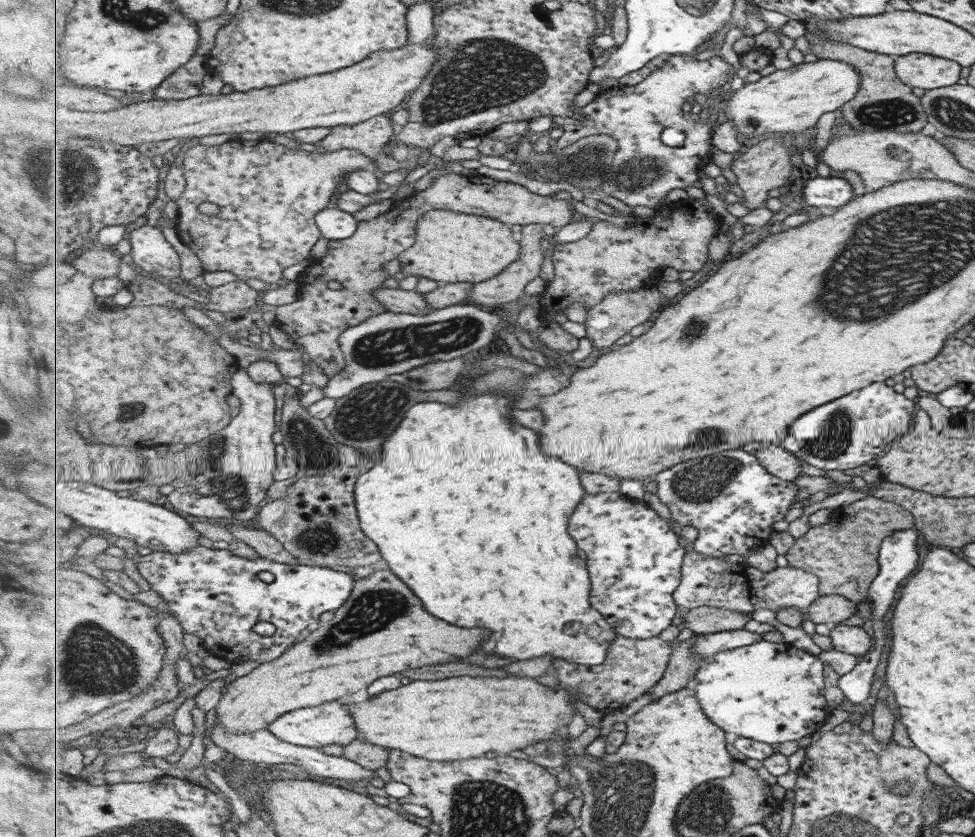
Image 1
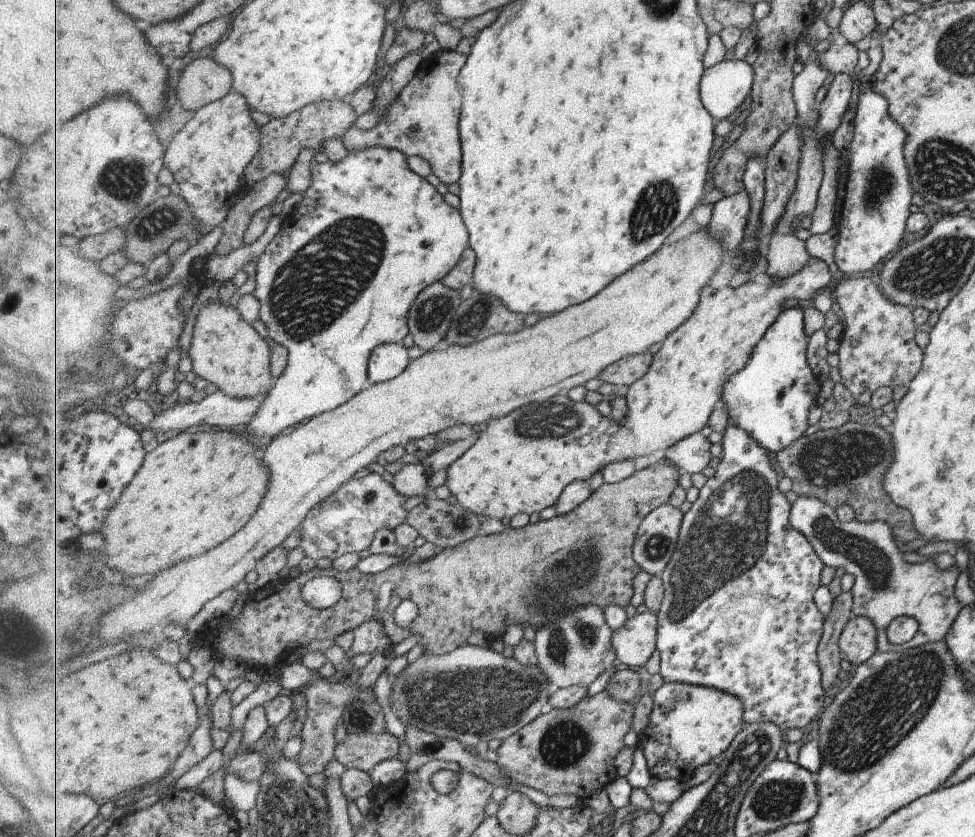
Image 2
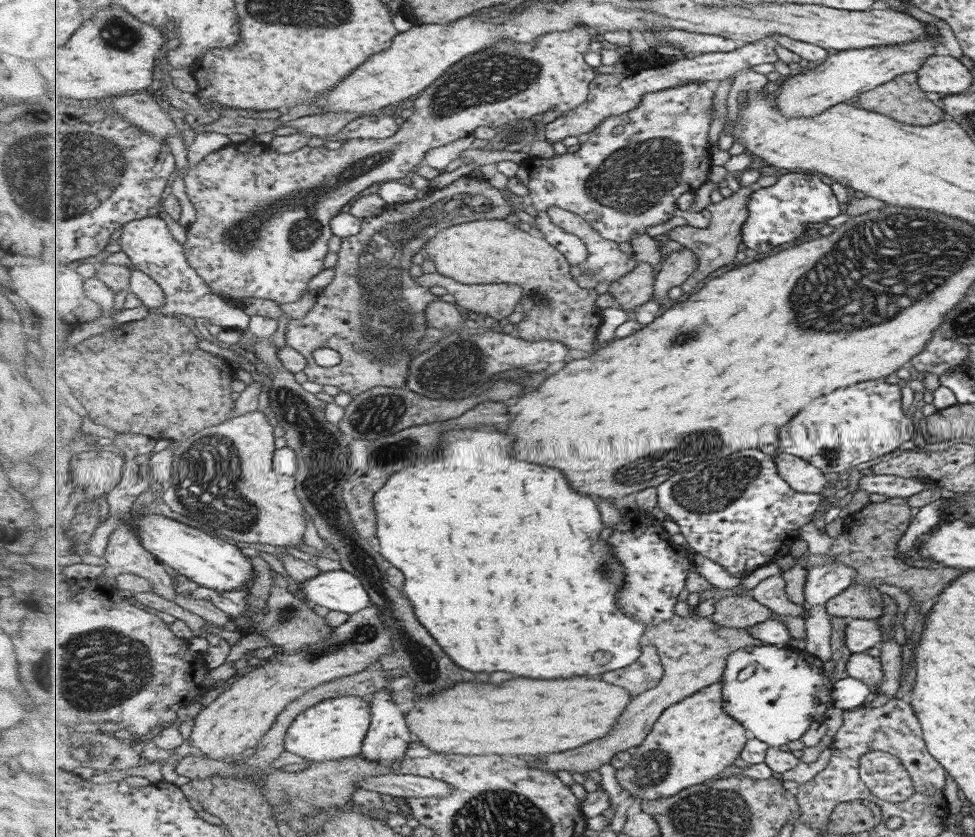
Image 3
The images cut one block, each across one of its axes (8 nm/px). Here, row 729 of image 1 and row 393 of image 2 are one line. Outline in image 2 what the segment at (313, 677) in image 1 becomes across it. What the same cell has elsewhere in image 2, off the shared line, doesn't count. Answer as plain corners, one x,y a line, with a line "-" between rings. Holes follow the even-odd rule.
219,301
203,304
195,316
187,356
192,361
193,371
207,383
214,384
217,389
235,398
255,398
275,384
272,348
269,348
267,338
262,338
248,319
239,314
234,302
231,303
228,306

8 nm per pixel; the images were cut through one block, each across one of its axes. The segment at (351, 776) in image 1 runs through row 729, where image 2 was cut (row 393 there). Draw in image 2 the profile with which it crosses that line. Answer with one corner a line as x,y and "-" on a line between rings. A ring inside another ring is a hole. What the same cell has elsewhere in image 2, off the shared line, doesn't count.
217,389
215,392
207,395
200,403
177,403
171,405
169,409
163,412
158,412
157,416
152,418
153,422
147,425
147,428
151,428
155,433
161,434
161,432
167,432
167,430
177,430
177,432
185,432
193,426
215,426
215,428
226,428
229,426
241,426
241,424
249,424
255,416
255,412
259,410
259,406
267,400
270,390
267,390
264,394
259,394
255,398
235,398
235,396
229,396
222,390

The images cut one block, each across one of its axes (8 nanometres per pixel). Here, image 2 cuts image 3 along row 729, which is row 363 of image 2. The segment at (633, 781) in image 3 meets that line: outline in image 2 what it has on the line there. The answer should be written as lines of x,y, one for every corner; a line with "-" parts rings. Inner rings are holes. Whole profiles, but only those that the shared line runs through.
813,257
801,272
775,282
769,277
763,285
751,279
738,288
727,284
707,286
701,294
700,306
695,314
665,338
653,356
648,374
630,386
627,391
628,414
621,424
601,416
595,405
585,401
574,402
566,394
557,394
541,404
529,404
505,418
491,420
474,444
458,459
449,462
445,485
456,496
458,506
483,518
496,518
504,522
517,515
538,513
556,505
561,494
573,482
590,480
593,474
599,470
603,472
613,462
634,462
641,466
664,455
688,436
703,430
711,414
721,404
725,382
729,382
733,374
747,366
753,350
768,333
769,326
775,324
785,312
787,300
811,300
831,280
825,263
823,259

